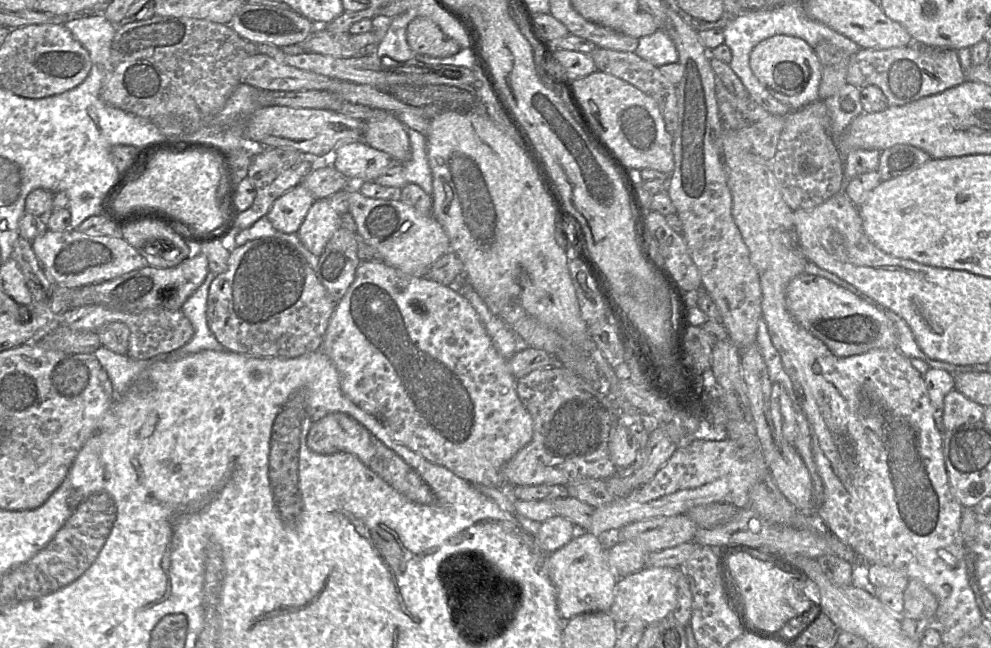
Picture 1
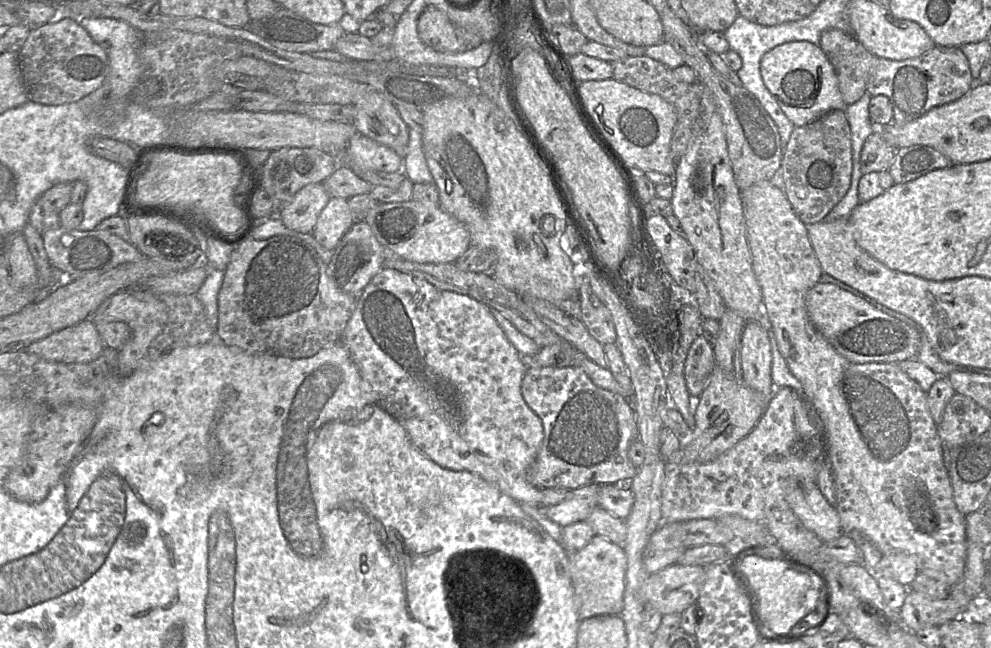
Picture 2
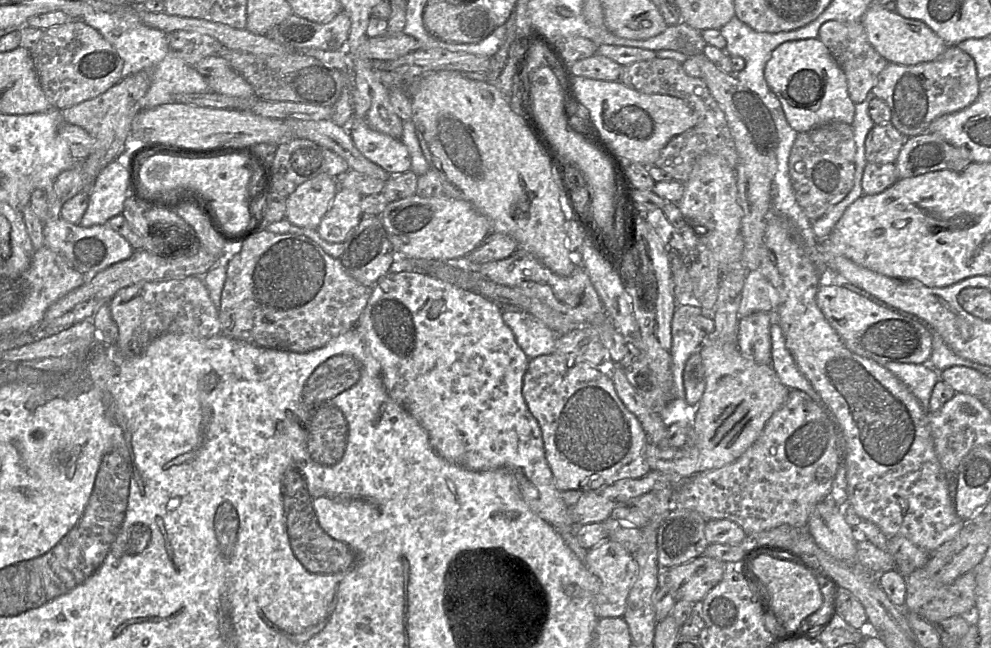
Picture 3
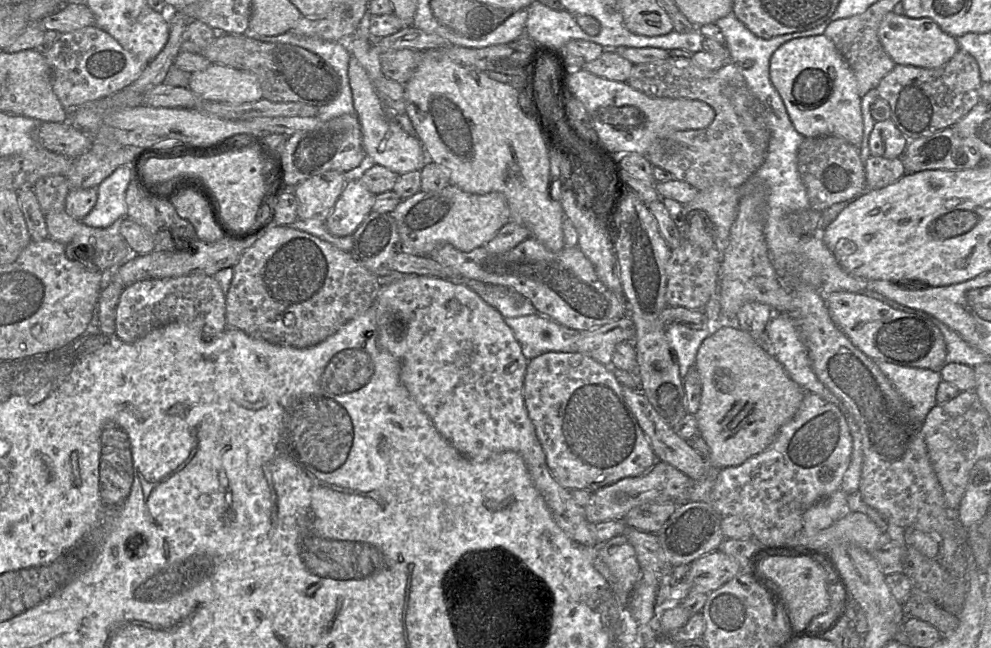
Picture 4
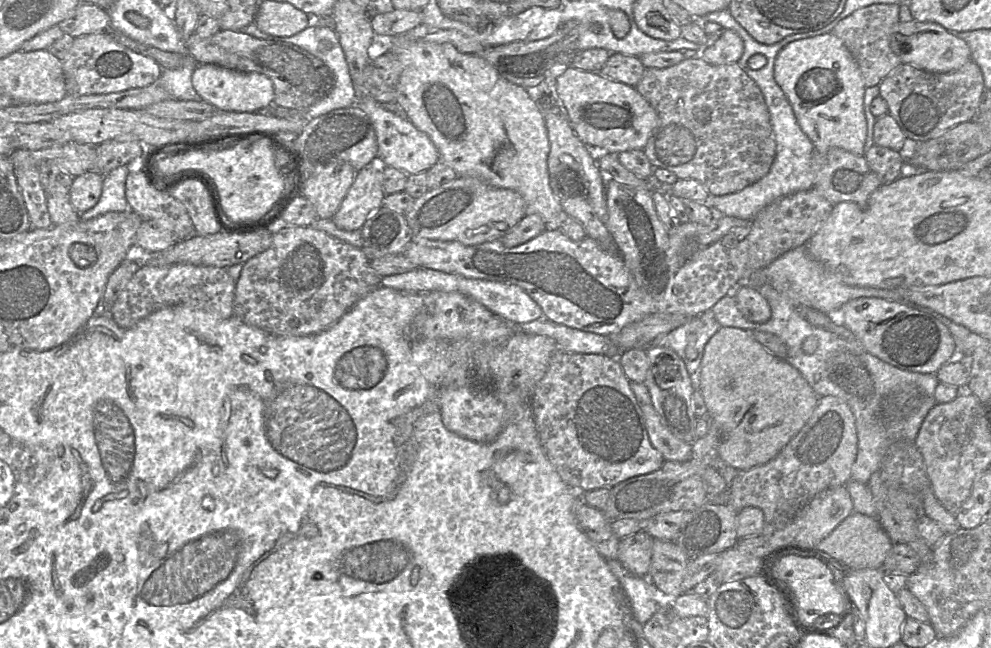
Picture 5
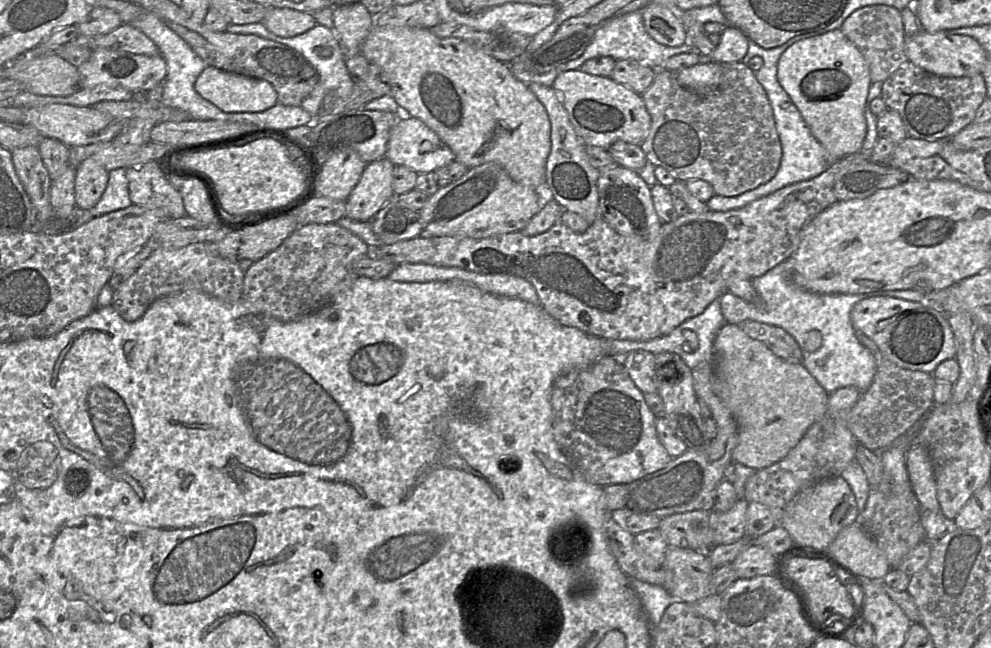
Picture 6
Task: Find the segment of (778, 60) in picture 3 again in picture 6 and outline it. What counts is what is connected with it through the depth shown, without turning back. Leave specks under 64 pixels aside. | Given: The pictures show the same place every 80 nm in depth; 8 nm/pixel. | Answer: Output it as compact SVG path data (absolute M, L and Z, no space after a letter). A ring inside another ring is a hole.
M840 29L800 40L788 47L779 58L777 79L799 110L812 135L824 148L830 166L846 155L861 151L867 132L864 109L872 81L863 55Z

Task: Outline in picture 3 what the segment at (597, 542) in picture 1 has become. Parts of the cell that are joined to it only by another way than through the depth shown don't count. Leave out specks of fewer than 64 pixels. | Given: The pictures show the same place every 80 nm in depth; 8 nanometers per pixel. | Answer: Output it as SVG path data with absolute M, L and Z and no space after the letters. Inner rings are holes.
M605 540L588 549L586 567L600 580L600 590L595 597L594 611L598 618L622 617L626 600L637 574L637 564L633 556L618 542Z

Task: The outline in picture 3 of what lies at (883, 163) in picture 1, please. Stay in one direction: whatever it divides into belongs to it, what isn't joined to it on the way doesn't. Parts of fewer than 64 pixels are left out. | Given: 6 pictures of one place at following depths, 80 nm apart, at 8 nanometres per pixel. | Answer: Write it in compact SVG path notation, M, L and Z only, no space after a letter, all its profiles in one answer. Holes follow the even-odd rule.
M929 133L907 138L894 162L898 179L938 170L962 171L971 163L966 149Z

